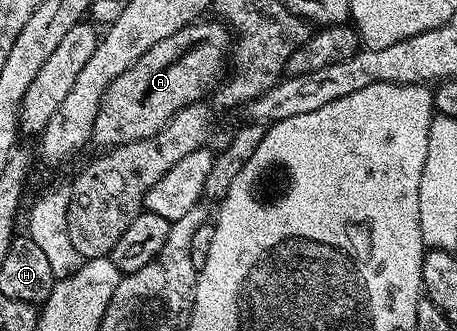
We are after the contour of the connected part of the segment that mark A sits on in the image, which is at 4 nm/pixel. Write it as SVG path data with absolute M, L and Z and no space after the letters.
M197 21L178 29L166 41L158 41L122 77L114 77L102 97L102 103L98 105L98 115L94 117L91 142L97 143L100 149L121 147L127 143L133 143L136 139L149 139L158 134L165 125L174 117L176 111L189 107L192 103L201 102L208 90L215 88L225 78L230 67L230 52L234 47L234 35L223 22L204 23Z

